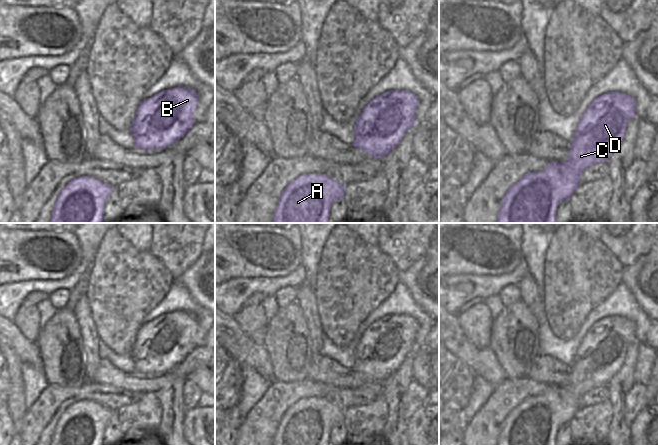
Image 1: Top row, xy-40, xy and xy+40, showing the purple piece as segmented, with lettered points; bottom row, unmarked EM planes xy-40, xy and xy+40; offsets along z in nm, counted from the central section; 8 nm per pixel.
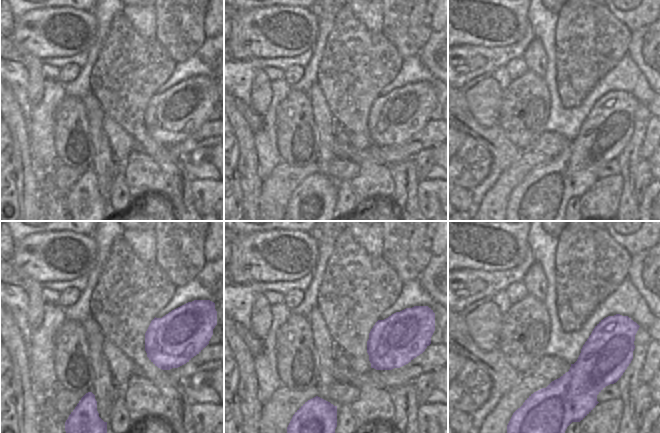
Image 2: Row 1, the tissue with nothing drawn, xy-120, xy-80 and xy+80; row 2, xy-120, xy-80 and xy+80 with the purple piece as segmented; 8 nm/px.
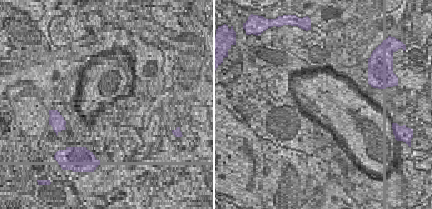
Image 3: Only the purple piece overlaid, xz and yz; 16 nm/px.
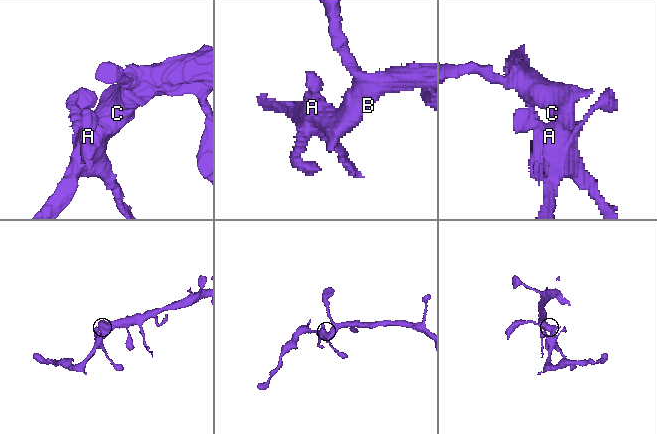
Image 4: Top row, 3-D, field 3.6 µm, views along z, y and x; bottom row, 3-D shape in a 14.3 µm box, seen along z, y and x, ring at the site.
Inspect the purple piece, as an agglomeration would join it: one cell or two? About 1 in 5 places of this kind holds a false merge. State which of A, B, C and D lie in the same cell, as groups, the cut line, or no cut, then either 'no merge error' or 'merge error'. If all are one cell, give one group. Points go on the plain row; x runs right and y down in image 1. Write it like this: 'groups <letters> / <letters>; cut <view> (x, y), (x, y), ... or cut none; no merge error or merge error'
groups A B C D; cut none; no merge error

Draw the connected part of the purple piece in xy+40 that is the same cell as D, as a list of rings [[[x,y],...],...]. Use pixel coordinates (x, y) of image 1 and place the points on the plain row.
[[[607,316],[592,324],[574,355],[568,383],[549,386],[541,396],[522,400],[504,419],[496,445],[556,445],[556,433],[578,412],[580,397],[593,388],[608,384],[622,367],[628,345],[635,338],[634,323],[621,316]]]

